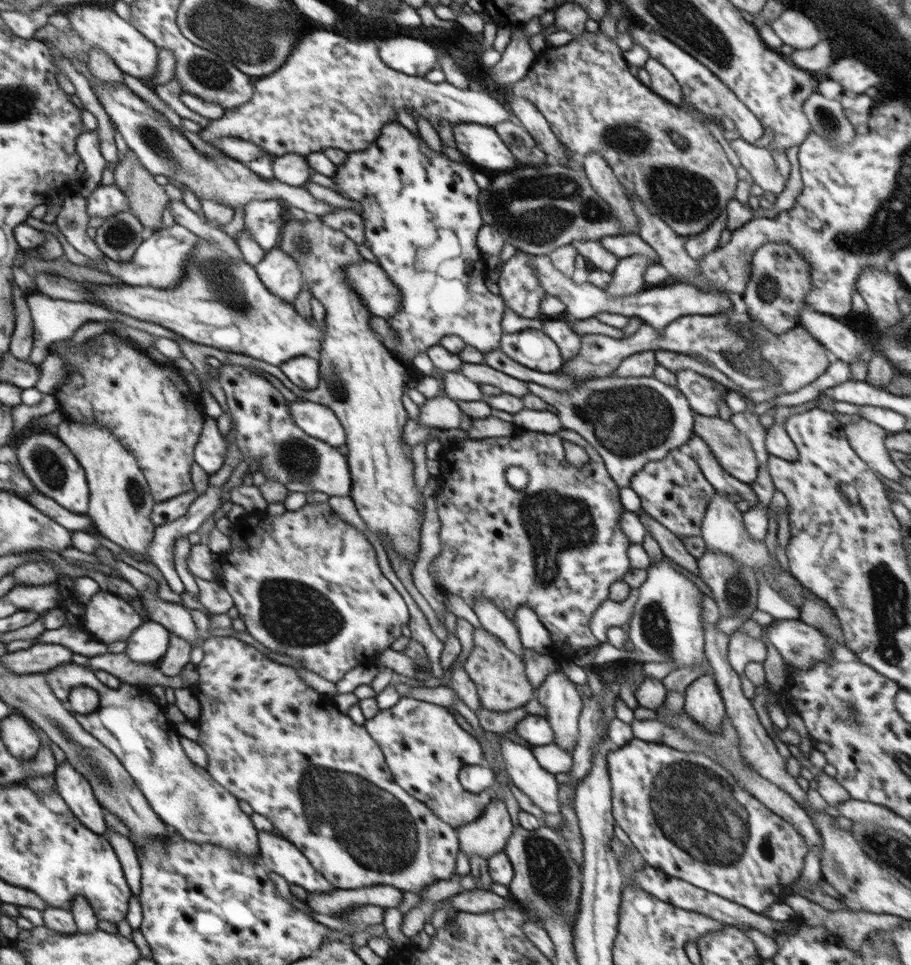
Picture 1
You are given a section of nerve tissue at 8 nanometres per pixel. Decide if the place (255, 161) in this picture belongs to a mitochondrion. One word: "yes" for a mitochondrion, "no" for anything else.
no

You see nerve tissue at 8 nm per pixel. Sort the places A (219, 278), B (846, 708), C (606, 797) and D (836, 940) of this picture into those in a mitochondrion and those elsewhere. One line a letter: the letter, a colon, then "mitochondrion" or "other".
A: mitochondrion
B: mitochondrion
C: other
D: other

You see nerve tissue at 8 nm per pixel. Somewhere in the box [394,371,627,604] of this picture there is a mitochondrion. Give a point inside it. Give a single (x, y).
(553, 523)

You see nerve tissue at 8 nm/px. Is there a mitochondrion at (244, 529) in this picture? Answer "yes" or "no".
no

